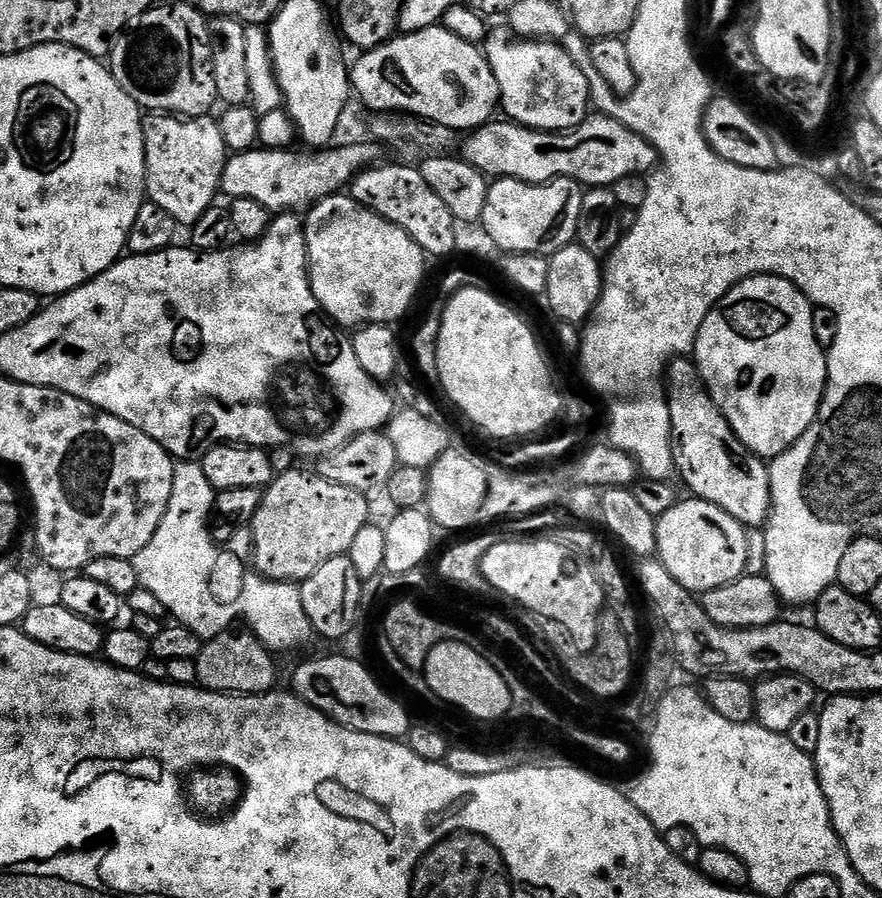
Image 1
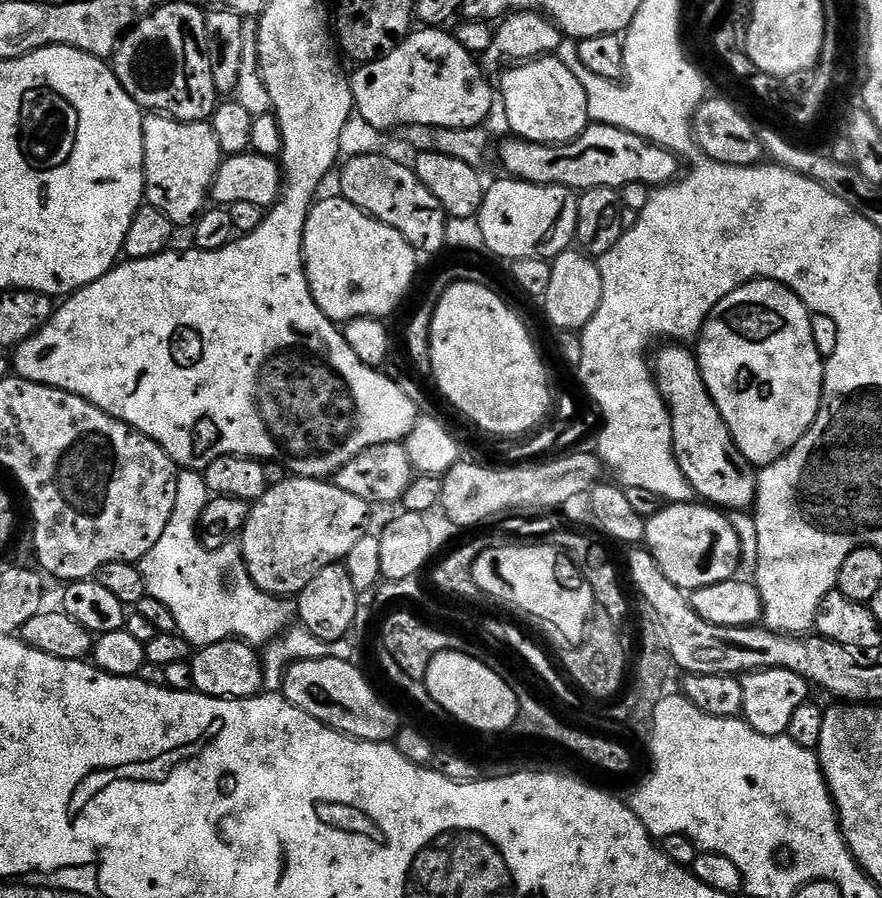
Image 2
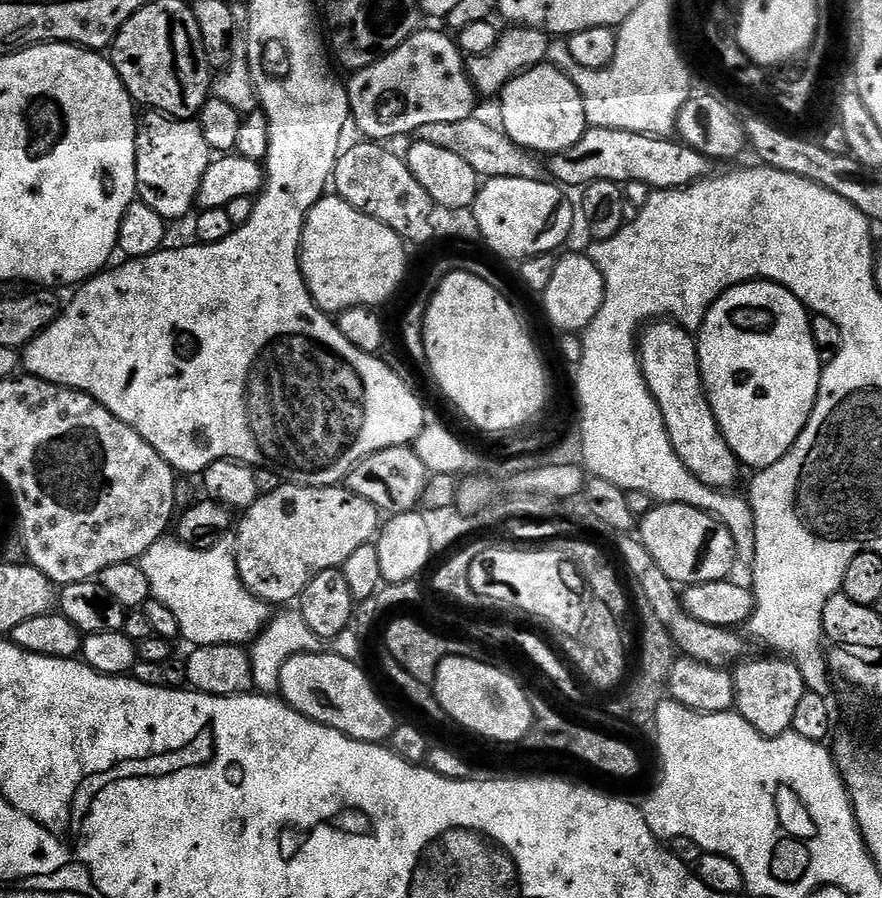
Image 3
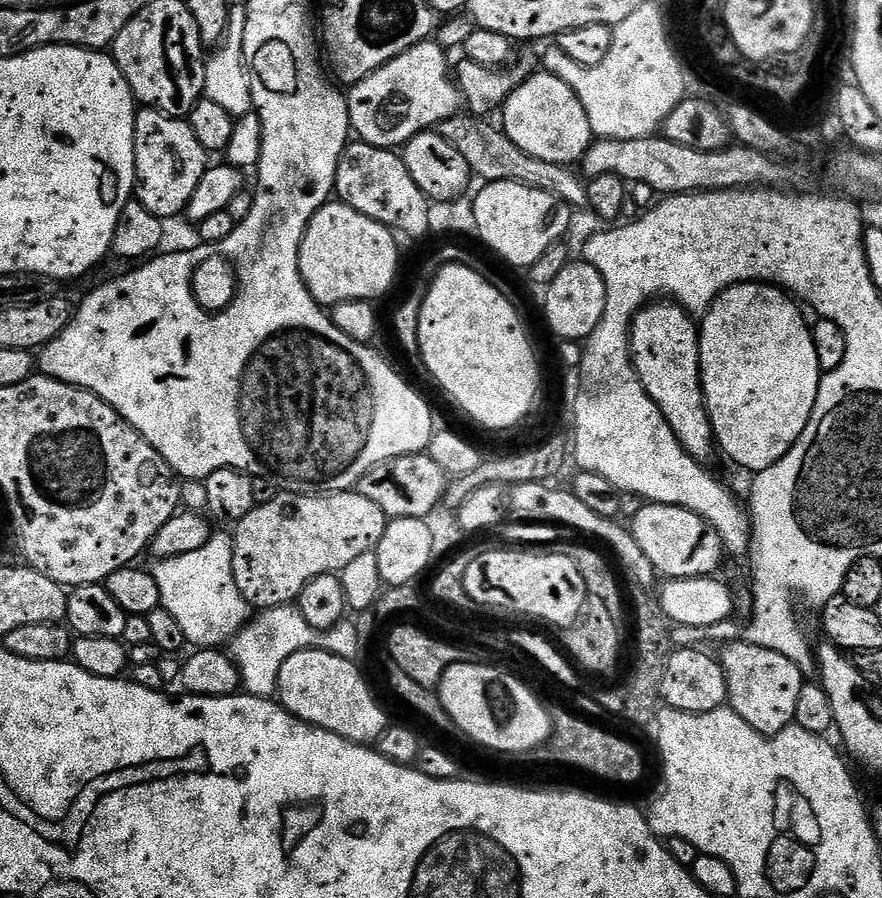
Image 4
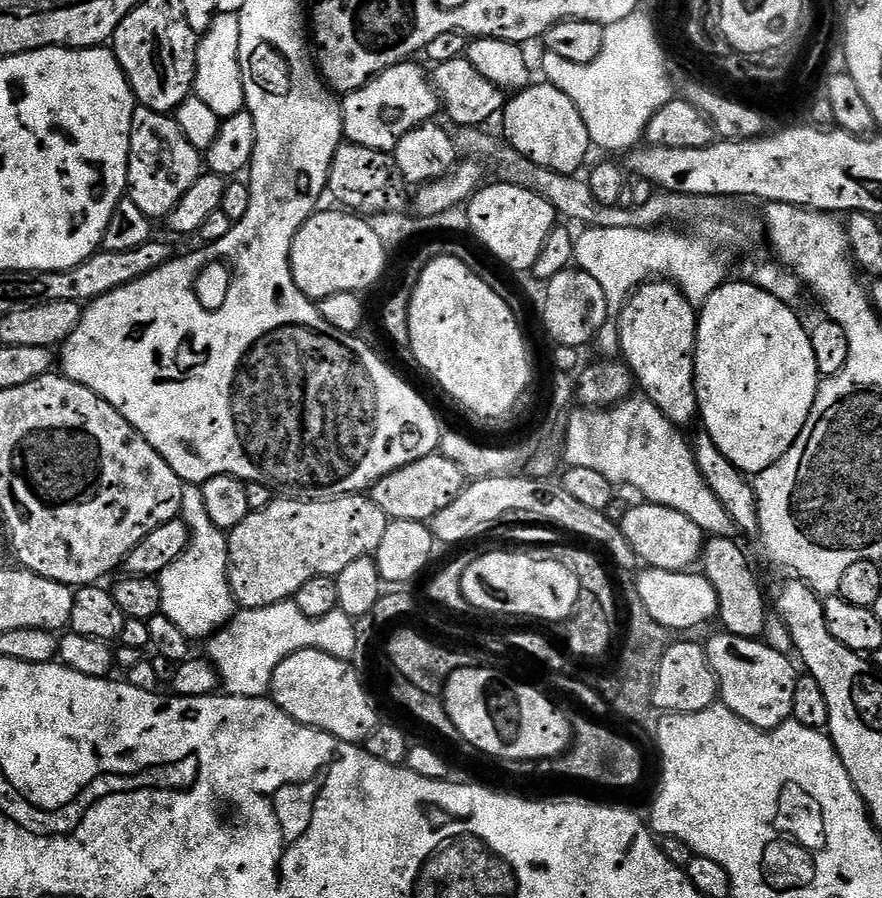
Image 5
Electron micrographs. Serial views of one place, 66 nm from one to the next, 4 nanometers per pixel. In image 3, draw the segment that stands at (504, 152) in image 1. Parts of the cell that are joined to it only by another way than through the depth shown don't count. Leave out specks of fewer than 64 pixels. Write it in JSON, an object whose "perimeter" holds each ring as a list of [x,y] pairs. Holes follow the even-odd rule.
{"perimeter":[[[589,127],[577,144],[570,146],[570,150],[555,153],[551,160],[551,175],[553,172],[557,176],[553,177],[561,185],[577,190],[599,180],[609,180],[621,186],[630,182],[646,182],[653,190],[687,188],[703,180],[710,172],[708,157],[675,139],[613,128]]]}

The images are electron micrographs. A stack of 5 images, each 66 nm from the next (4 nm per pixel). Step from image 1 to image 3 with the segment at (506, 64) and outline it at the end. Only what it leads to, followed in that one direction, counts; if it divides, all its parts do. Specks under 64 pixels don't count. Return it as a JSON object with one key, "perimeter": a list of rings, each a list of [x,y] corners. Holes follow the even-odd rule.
{"perimeter":[[[547,62],[515,76],[500,91],[498,103],[502,131],[519,148],[533,154],[555,154],[570,150],[570,146],[577,144],[582,134],[590,127],[586,118],[586,106],[582,102],[578,86],[574,86],[574,82],[565,72],[558,71]]]}

